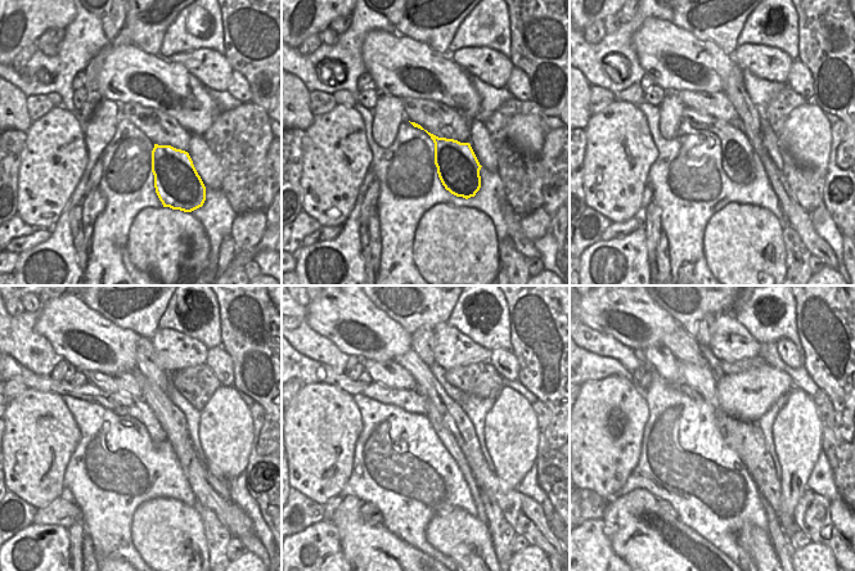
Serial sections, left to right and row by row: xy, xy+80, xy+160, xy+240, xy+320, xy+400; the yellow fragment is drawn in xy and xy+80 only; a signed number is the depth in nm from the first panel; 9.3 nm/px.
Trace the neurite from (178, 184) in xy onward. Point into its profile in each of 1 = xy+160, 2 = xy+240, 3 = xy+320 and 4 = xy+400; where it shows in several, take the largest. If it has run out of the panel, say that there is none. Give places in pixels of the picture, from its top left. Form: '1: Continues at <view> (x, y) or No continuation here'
1: Continues at xy+160 (737, 152)
2: Continues at xy+240 (124, 405)
3: Continues at xy+320 (309, 372)
4: Continues at xy+400 (595, 367)

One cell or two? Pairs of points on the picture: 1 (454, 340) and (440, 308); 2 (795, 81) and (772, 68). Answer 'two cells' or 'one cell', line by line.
1: two cells
2: two cells

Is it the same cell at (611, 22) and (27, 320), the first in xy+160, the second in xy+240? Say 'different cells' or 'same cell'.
different cells

